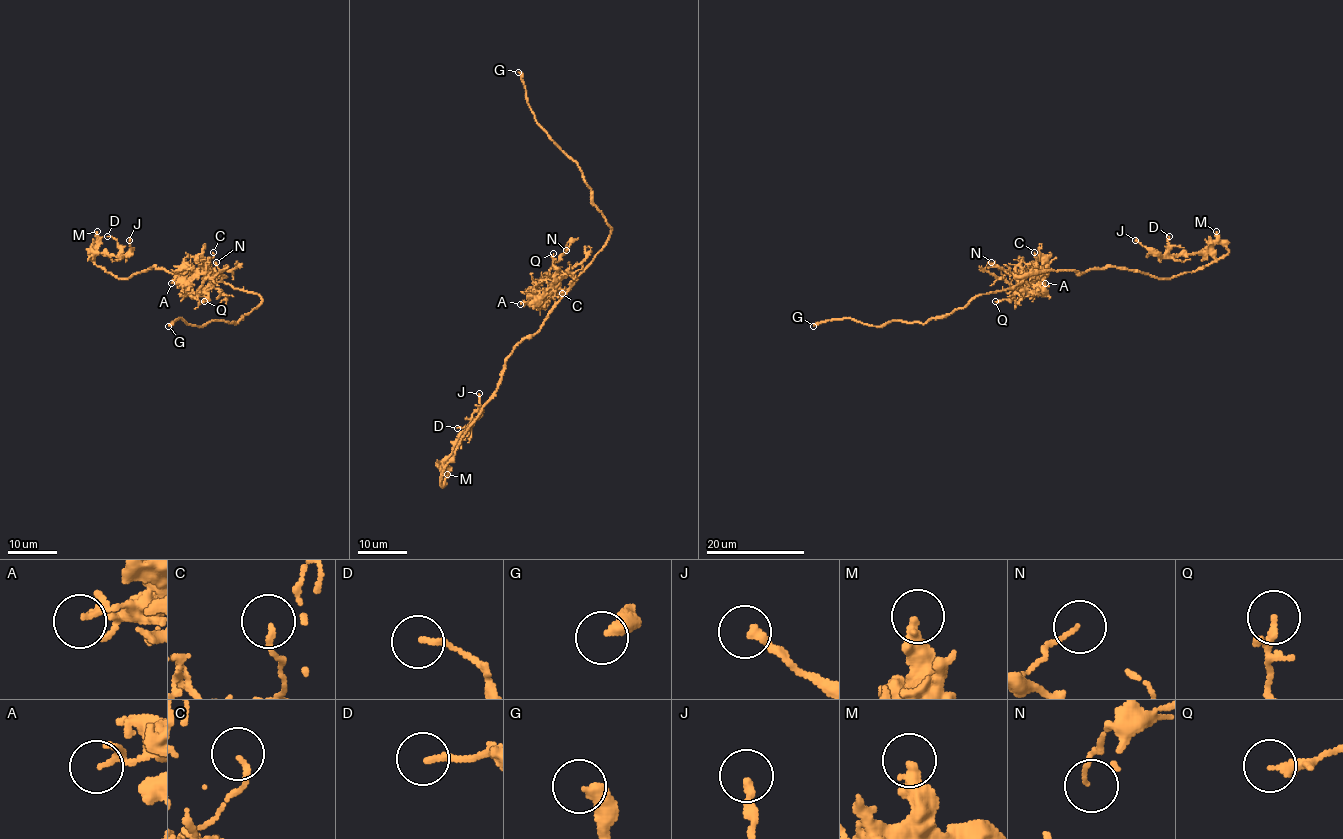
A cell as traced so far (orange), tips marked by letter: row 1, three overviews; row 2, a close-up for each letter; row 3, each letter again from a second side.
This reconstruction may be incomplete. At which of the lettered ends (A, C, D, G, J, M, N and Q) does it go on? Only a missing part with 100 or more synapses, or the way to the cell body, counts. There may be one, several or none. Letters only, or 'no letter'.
G

